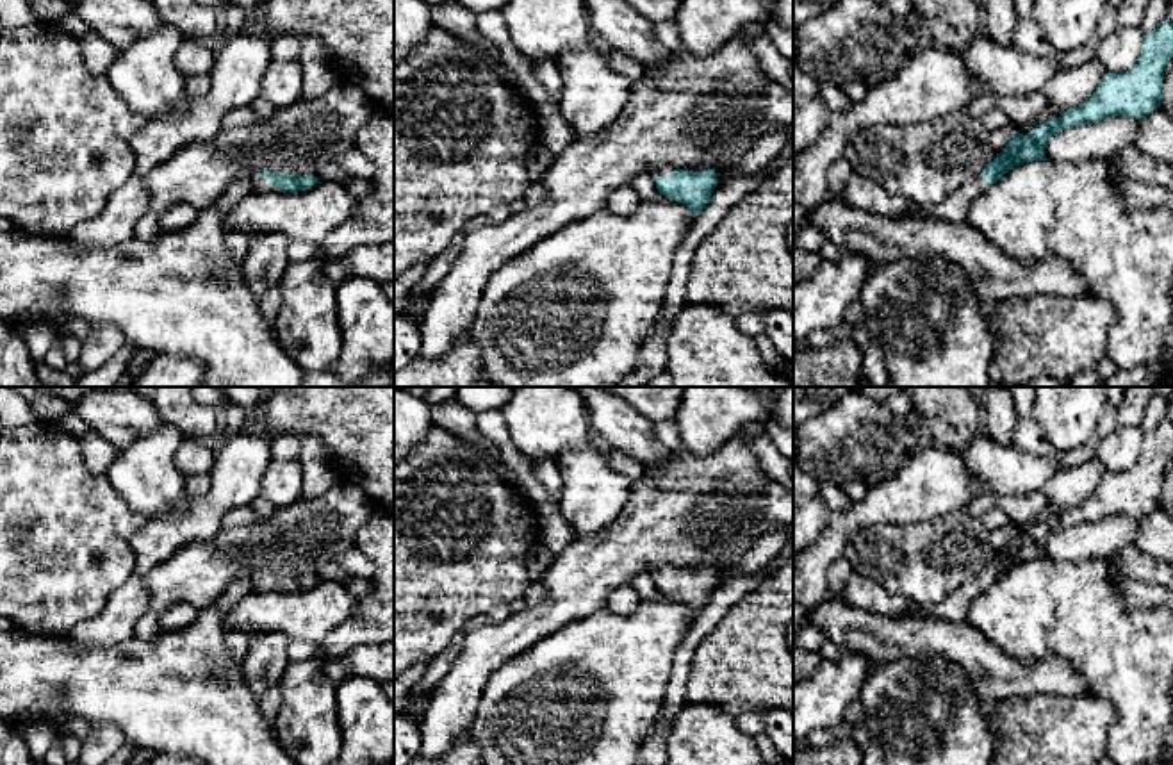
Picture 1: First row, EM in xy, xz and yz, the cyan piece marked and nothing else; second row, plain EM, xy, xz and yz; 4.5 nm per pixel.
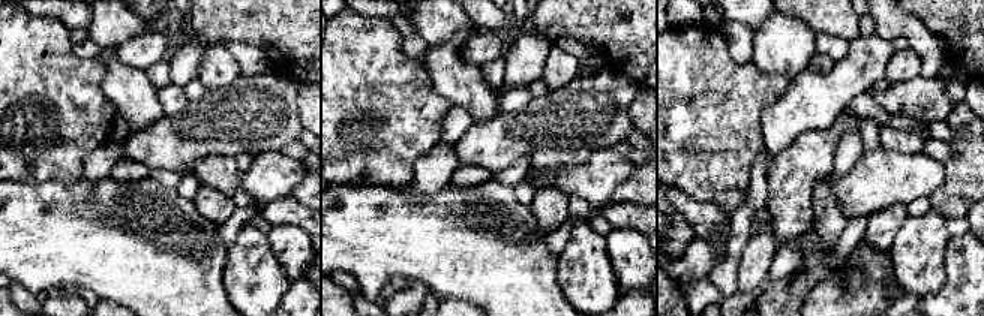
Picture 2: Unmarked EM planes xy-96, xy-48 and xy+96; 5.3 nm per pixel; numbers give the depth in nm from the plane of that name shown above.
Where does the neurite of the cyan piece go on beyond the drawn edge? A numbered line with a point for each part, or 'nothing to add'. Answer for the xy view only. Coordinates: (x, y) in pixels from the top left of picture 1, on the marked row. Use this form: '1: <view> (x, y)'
1: xy (259, 184)

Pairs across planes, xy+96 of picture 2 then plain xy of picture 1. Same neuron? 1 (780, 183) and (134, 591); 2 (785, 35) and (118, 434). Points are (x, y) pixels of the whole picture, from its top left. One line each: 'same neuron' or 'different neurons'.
1: different neurons
2: different neurons

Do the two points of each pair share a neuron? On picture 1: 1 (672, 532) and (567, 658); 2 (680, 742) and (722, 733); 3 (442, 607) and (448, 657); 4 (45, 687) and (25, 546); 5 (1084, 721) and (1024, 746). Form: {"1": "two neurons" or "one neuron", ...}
{"1": "two neurons", "2": "one neuron", "3": "two neurons", "4": "two neurons", "5": "one neuron"}

